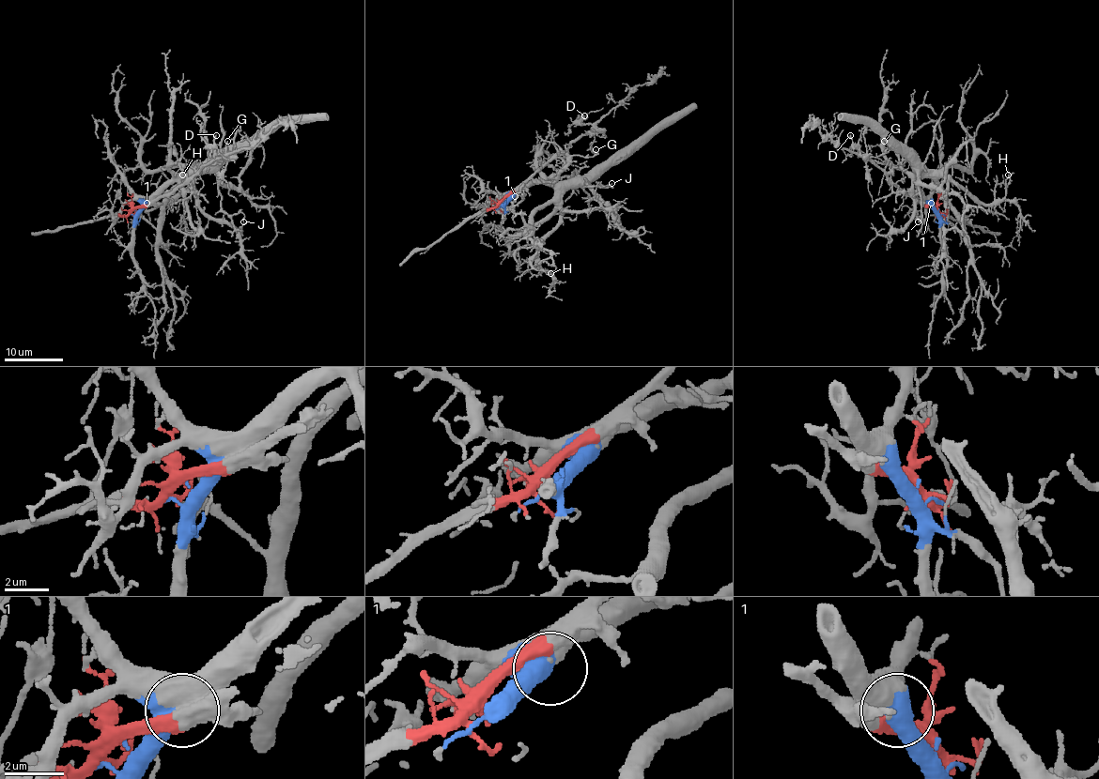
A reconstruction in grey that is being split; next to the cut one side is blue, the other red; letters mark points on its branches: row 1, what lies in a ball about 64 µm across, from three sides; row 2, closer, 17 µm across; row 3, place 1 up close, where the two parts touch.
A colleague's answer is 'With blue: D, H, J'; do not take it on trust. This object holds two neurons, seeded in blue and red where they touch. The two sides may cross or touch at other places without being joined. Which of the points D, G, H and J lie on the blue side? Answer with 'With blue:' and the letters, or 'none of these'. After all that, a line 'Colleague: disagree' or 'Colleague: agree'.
With blue: H, J
Colleague: disagree

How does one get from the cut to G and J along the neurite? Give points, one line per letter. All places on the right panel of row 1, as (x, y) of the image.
G: (938, 209), (926, 207), (905, 193), (868, 158), (884, 152), (887, 144), (884, 140)
J: (938, 209), (921, 194), (918, 173), (921, 213), (918, 222)

